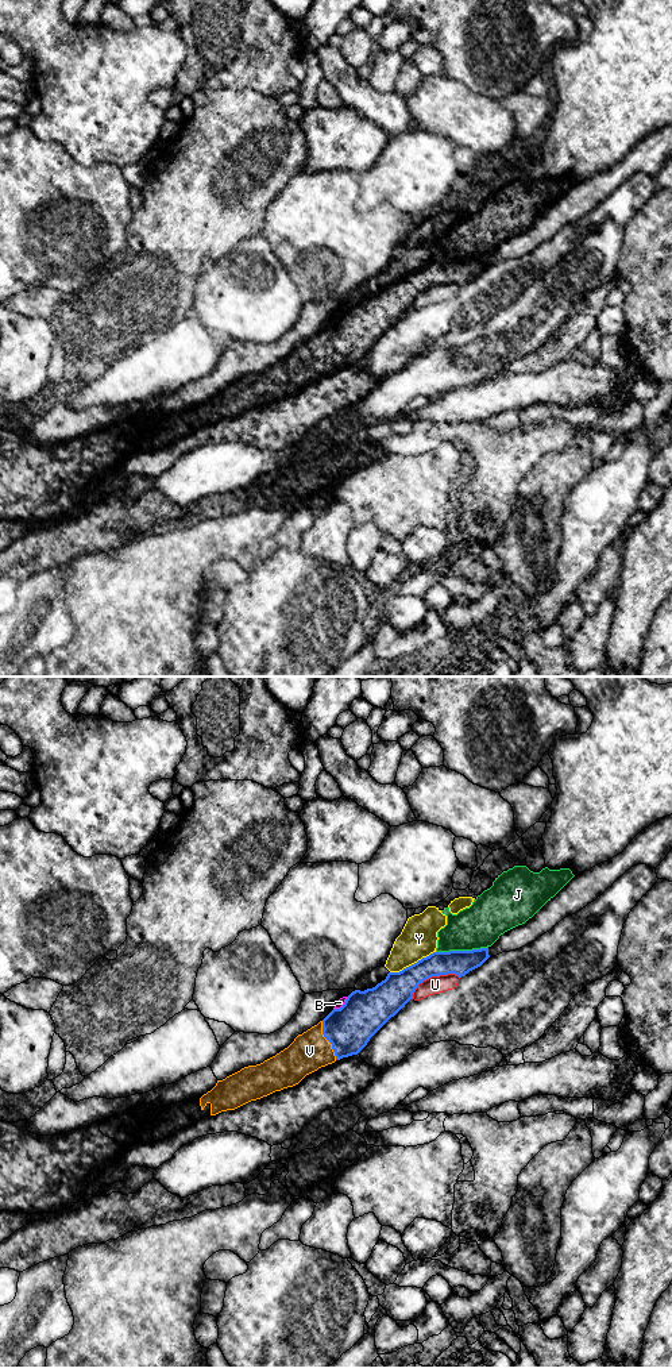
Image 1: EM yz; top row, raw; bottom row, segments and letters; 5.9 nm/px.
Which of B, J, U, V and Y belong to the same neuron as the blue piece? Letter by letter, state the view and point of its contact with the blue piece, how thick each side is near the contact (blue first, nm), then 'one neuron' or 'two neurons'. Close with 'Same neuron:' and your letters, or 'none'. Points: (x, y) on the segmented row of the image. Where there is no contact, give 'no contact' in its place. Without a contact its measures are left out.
B: yz (343, 1005) | 280/50 nm | two neurons
J: yz (462, 951) | 140/260 nm | two neurons
U: yz (432, 975) | 190/110 nm | two neurons
V: yz (327, 1039) | 280/220 nm | one neuron
Y: yz (412, 964) | 200/220 nm | two neurons
Same neuron: V

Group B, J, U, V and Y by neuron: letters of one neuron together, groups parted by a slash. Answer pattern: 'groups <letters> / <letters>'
groups B Y / J / U / V

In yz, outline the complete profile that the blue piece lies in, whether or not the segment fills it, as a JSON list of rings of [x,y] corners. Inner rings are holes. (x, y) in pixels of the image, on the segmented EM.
[[[488,947],[433,952],[399,972],[389,972],[386,979],[372,989],[352,991],[340,1009],[333,1009],[275,1056],[217,1080],[202,1097],[159,1107],[144,1117],[136,1129],[135,1142],[166,1140],[204,1117],[235,1110],[251,1101],[293,1087],[318,1068],[358,1055],[413,998],[420,983],[448,974],[461,978],[488,957]]]

